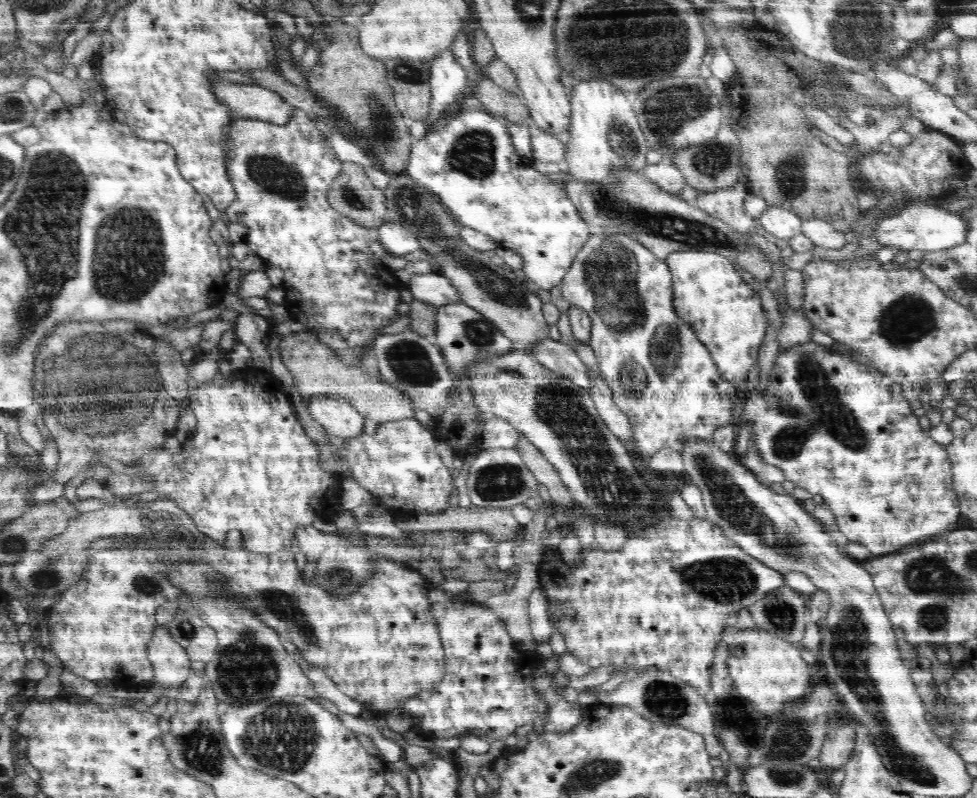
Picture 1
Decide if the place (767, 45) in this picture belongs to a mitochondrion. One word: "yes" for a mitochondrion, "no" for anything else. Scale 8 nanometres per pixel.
no

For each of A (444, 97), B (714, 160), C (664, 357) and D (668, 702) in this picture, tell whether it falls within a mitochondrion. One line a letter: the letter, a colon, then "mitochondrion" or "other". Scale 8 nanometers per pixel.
A: other
B: mitochondrion
C: mitochondrion
D: mitochondrion

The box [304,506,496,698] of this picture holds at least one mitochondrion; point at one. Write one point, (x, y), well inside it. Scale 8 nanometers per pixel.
(341, 574)

